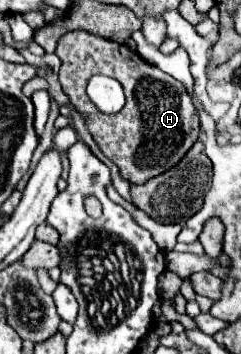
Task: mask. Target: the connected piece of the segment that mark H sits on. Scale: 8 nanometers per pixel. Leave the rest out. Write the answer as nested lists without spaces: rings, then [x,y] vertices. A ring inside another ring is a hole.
[[[69,31],[59,43],[55,55],[61,59],[59,81],[69,97],[71,105],[83,115],[89,133],[93,135],[101,153],[119,167],[119,173],[129,183],[145,183],[147,179],[165,173],[191,149],[199,137],[199,113],[191,101],[189,91],[183,83],[171,75],[149,65],[139,53],[127,45],[103,39],[87,31]],[[103,73],[117,79],[123,89],[127,103],[117,115],[105,115],[99,109],[93,109],[85,85],[89,77]],[[137,145],[157,145],[153,153],[137,153]]]

